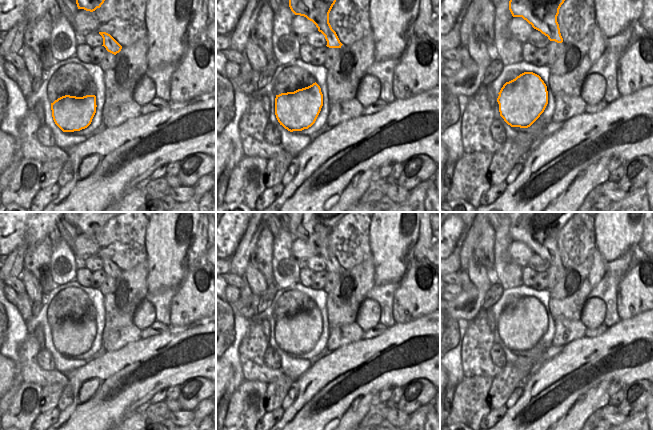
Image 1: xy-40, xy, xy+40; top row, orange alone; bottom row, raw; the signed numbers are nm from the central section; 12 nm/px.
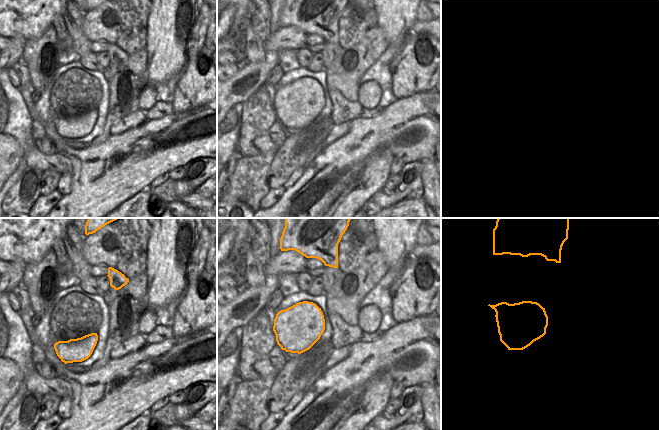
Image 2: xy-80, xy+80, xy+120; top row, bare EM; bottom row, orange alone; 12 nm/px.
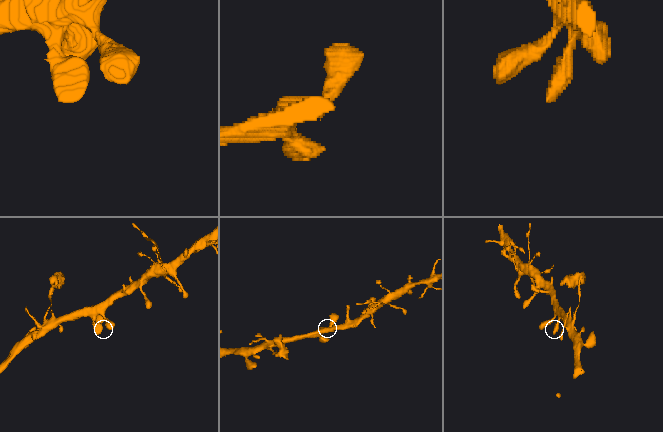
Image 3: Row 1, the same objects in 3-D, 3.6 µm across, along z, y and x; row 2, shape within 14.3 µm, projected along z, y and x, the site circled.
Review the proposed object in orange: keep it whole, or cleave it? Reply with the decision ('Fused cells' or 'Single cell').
Single cell

